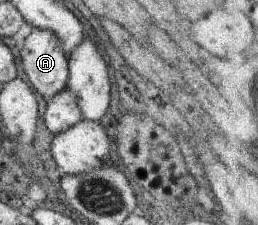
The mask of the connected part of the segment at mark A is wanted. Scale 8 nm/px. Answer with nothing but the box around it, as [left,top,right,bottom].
[20,28,68,99]

